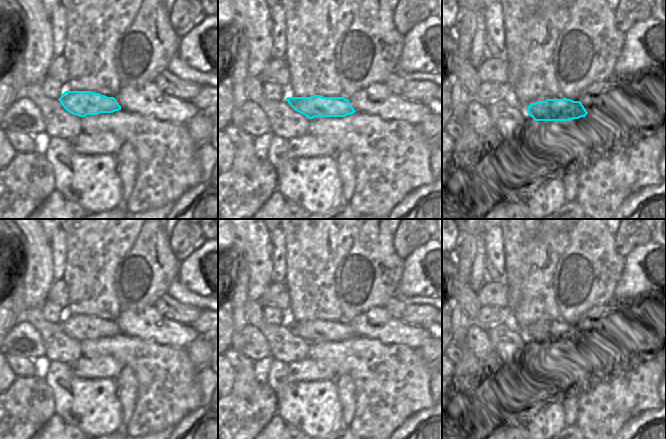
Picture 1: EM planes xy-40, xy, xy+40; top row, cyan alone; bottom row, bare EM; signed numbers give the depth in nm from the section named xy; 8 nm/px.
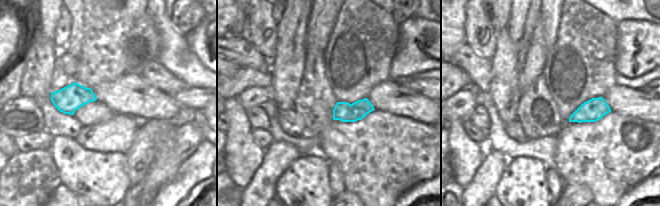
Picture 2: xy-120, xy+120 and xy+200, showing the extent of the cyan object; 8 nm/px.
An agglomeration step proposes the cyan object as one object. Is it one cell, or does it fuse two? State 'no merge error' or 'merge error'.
merge error

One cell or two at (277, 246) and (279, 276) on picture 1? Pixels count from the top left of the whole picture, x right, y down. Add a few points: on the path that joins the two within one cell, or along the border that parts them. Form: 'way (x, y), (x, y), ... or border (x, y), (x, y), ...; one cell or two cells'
way (278, 253), (278, 269); one cell

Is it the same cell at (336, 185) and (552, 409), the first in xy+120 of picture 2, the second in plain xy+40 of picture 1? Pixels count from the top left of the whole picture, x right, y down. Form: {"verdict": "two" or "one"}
{"verdict": "two"}

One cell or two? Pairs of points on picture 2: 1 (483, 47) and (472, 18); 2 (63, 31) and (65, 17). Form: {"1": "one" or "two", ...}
{"1": "one", "2": "one"}

